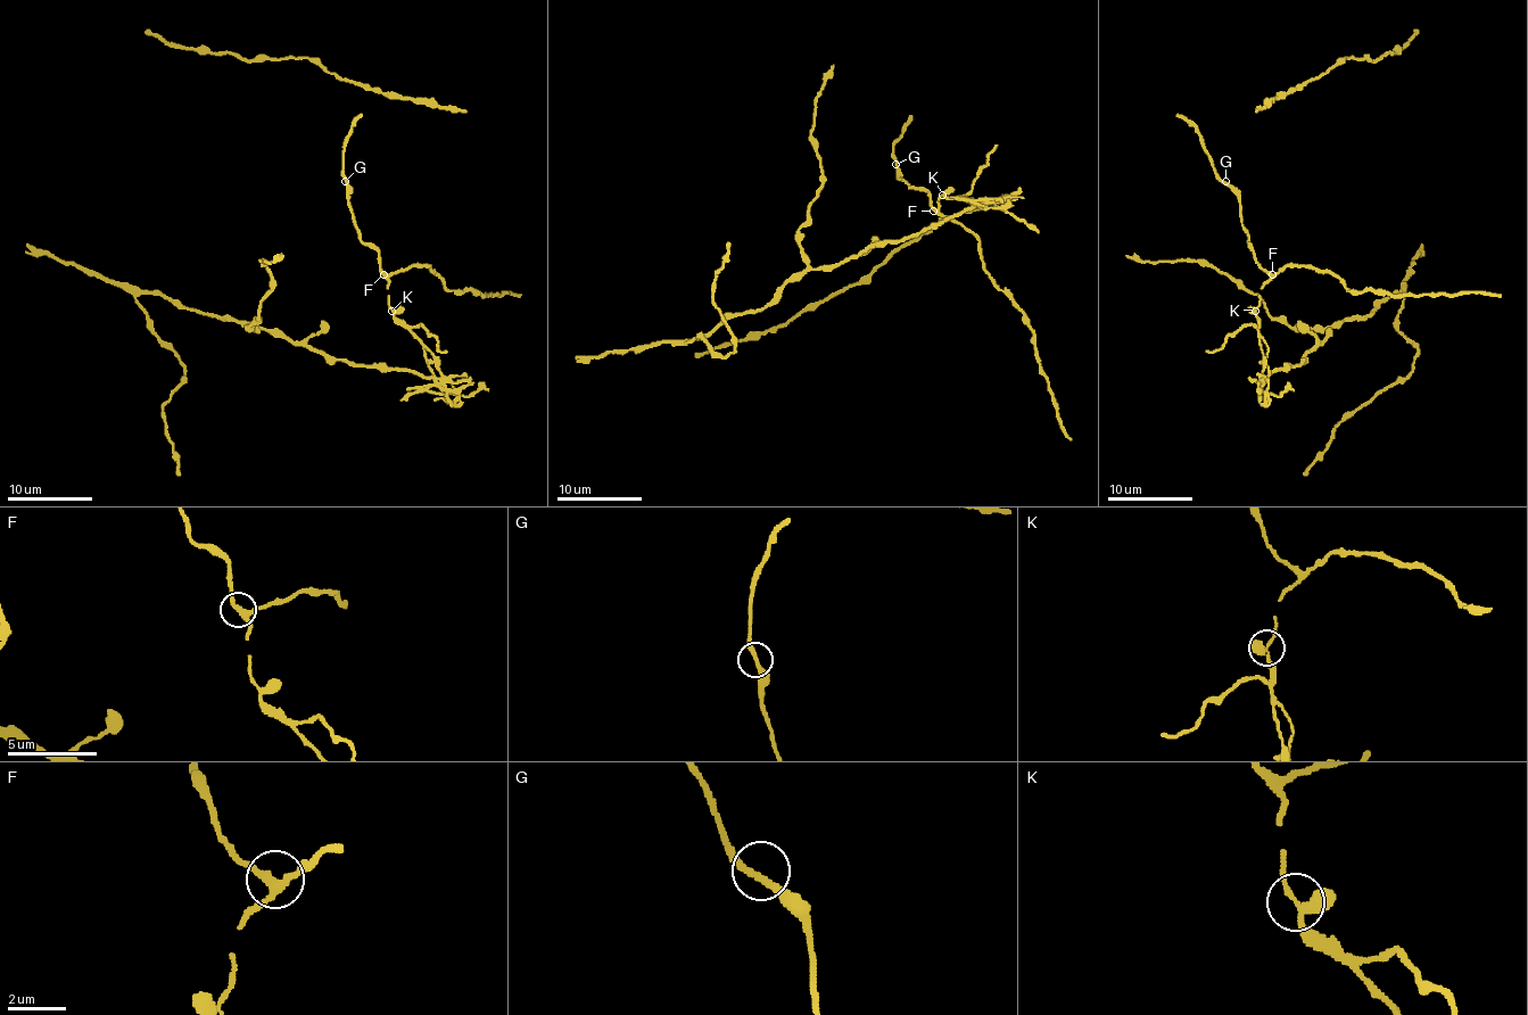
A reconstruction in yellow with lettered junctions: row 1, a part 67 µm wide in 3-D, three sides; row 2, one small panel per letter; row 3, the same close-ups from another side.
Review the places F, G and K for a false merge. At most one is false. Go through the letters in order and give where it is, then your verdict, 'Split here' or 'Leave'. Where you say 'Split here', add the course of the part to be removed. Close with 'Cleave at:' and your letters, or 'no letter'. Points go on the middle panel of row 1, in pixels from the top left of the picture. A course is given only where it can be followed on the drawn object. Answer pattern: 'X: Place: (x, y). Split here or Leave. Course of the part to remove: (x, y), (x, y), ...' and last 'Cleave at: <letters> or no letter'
F: Place: (933, 211). Leave
G: Place: (895, 164). Leave
K: Place: (942, 195). Split here. Course of the part to remove: (941, 194), (984, 205), (800, 272), (762, 308), (686, 341), (720, 356), (735, 351), (713, 294), (726, 242)
Cleave at: K

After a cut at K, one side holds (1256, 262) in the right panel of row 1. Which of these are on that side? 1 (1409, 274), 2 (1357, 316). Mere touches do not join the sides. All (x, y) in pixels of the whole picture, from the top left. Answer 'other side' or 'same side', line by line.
1: other side
2: other side

